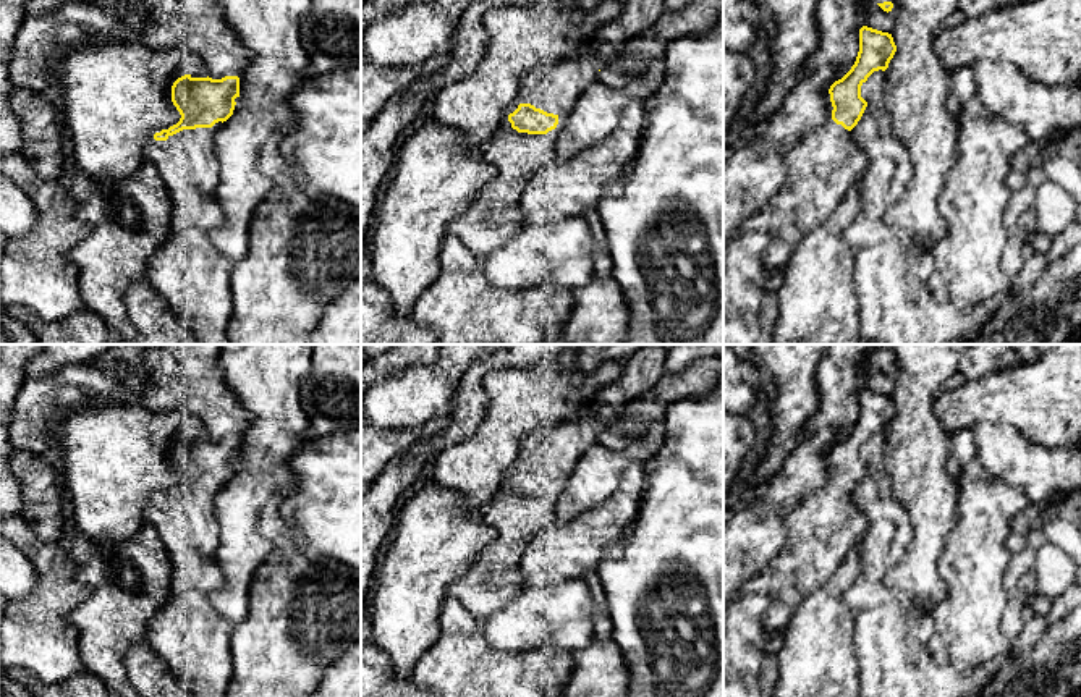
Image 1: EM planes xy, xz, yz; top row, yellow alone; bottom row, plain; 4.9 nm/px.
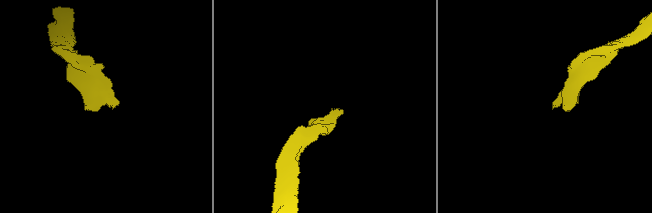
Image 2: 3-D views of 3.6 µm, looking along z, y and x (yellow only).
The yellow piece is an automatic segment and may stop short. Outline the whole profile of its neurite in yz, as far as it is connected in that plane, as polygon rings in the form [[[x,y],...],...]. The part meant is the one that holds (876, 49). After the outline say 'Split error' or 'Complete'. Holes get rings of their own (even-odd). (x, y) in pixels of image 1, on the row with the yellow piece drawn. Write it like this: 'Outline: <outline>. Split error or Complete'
Outline: [[[867,26],[859,29],[859,52],[851,70],[830,89],[832,120],[851,131],[861,120],[867,102],[861,97],[861,86],[874,71],[885,71],[897,52],[892,34]]]. Complete

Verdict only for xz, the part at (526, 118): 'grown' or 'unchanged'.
grown

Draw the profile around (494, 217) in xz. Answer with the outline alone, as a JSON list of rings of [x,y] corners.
[[[502,125],[484,147],[484,160],[495,167],[495,176],[464,212],[450,220],[447,234],[456,236],[479,259],[518,234],[524,226],[523,189],[557,157],[555,146],[557,141],[545,134],[518,133]]]

